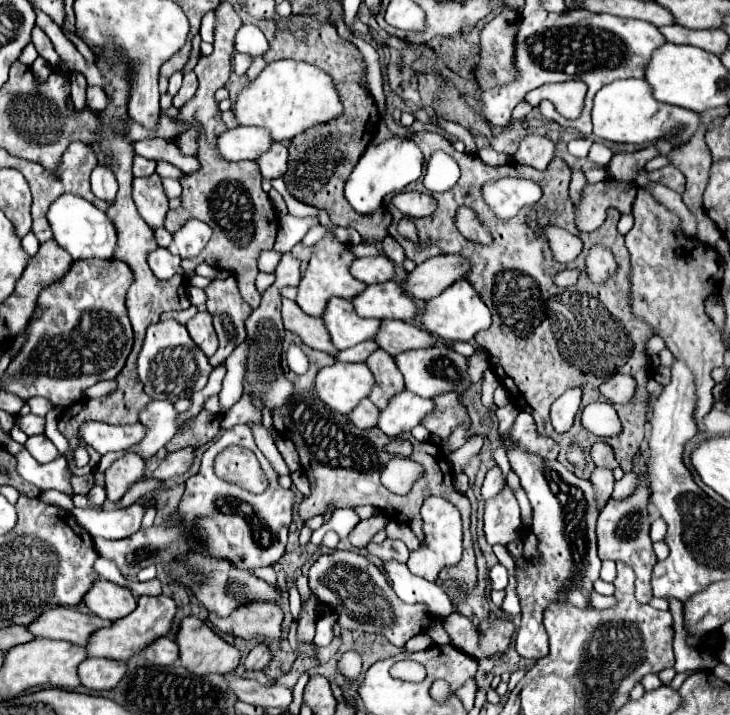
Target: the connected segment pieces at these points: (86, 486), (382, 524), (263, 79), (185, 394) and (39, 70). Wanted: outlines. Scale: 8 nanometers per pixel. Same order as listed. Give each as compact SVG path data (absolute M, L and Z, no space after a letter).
M88 474L88 476L72 476L72 488L74 488L76 494L88 494L92 486L94 486L92 474Z
M384 514L361 520L358 522L358 526L350 532L350 536L348 536L350 544L356 546L356 548L366 548L368 542L372 540L372 536L374 536L376 532L380 532L382 528L385 528L388 521L388 518Z
M276 60L262 74L248 82L238 94L234 116L242 126L262 126L270 130L274 140L292 140L306 128L328 124L342 114L342 100L334 88L332 76L324 70L298 60Z
M176 320L152 324L146 332L142 352L138 356L138 374L144 384L144 392L154 400L182 400L190 398L196 390L202 390L208 382L212 366L206 354L192 342L186 326Z
M38 58L34 64L32 64L32 74L34 74L34 82L36 84L44 84L48 80L48 76L52 74L52 68L48 66L48 62L44 58Z

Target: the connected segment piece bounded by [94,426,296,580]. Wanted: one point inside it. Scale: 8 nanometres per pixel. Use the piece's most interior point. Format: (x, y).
(211, 517)

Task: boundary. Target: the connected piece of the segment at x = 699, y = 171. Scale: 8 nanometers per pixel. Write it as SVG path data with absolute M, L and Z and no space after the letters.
M700 128L690 142L674 148L668 154L672 158L672 164L686 176L686 192L682 198L688 206L702 206L702 194L710 178L712 156L706 148L704 134L706 130Z

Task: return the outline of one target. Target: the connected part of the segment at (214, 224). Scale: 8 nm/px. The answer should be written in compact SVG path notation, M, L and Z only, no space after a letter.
M222 2L216 8L216 30L214 30L214 52L208 58L200 58L198 66L194 68L196 76L198 76L198 90L194 94L194 98L180 108L178 120L190 122L190 126L200 126L204 132L198 140L200 148L196 158L200 160L202 168L194 174L188 174L182 178L182 204L176 210L168 210L166 216L166 228L174 234L178 230L180 224L184 224L190 218L198 218L202 222L206 222L214 234L212 240L208 242L208 246L204 248L204 252L194 258L194 260L184 260L182 268L184 270L194 270L198 264L210 264L218 270L230 270L236 272L236 280L238 280L238 288L242 298L252 306L258 308L260 304L260 292L254 286L258 268L256 268L256 260L260 256L260 252L264 250L272 250L274 240L276 240L276 232L278 232L278 216L274 212L274 208L268 202L268 194L262 190L260 182L262 176L258 172L258 164L256 162L228 162L222 156L218 156L218 146L216 140L222 132L226 132L226 124L220 118L220 110L214 102L214 92L218 88L222 88L230 74L232 74L232 56L234 56L234 36L238 32L238 28L242 26L242 18L238 16L238 12L234 10L234 6L230 2Z

